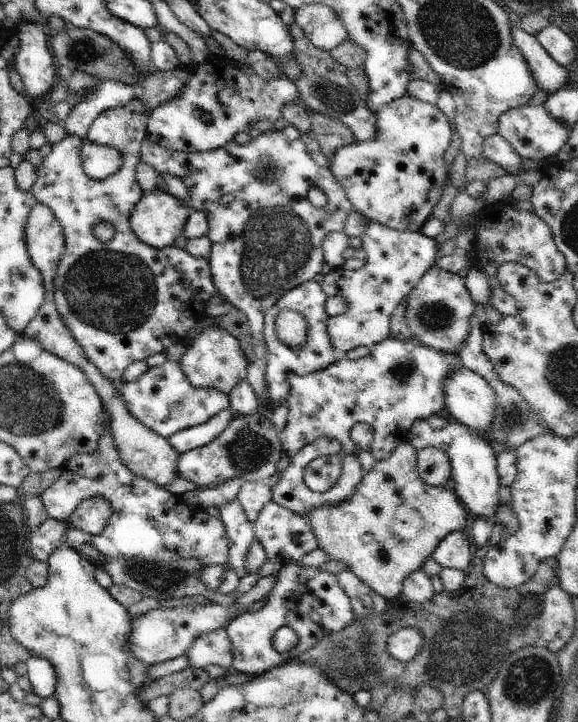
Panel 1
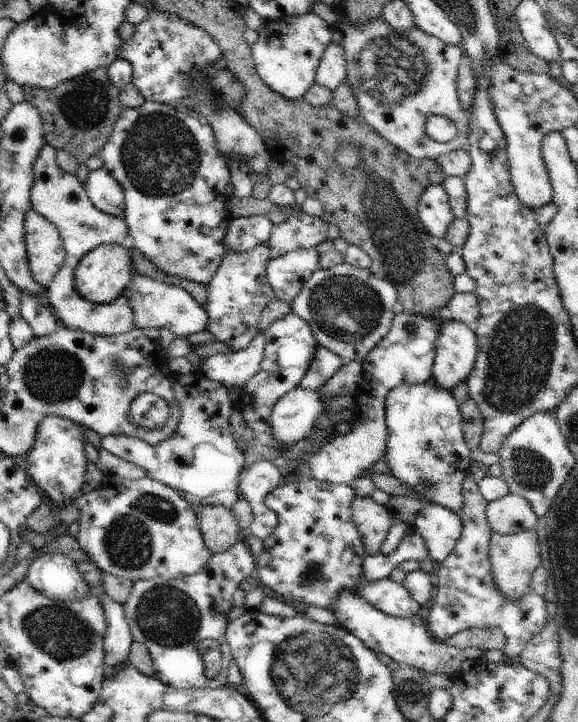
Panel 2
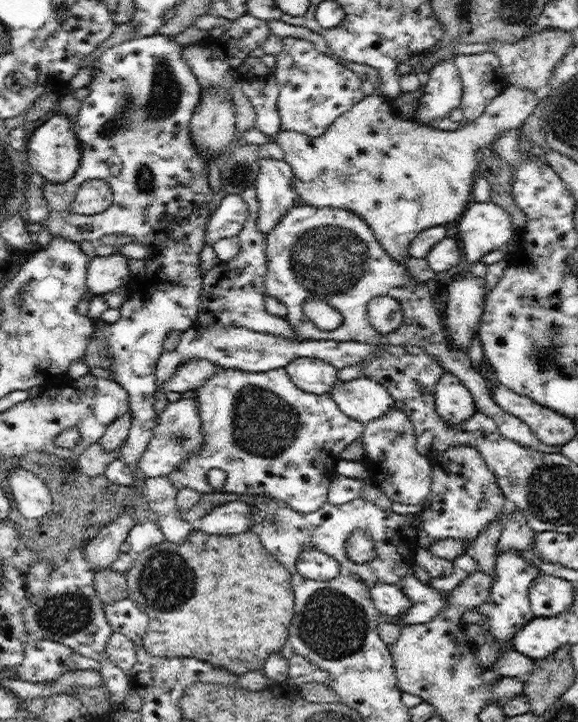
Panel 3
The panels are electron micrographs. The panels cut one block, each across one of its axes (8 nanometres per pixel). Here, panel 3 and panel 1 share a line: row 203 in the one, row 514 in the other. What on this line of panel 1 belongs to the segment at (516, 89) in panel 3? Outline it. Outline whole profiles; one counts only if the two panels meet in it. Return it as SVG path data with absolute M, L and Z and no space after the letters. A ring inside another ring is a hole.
M408 442L398 446L386 460L376 462L376 466L366 473L349 501L332 508L314 508L304 517L313 528L318 547L326 552L329 561L345 563L351 574L387 600L401 596L406 578L421 570L427 558L436 550L436 546L450 532L462 531L470 518L469 512L450 486L434 487L422 482L416 464L417 455L418 451Z

